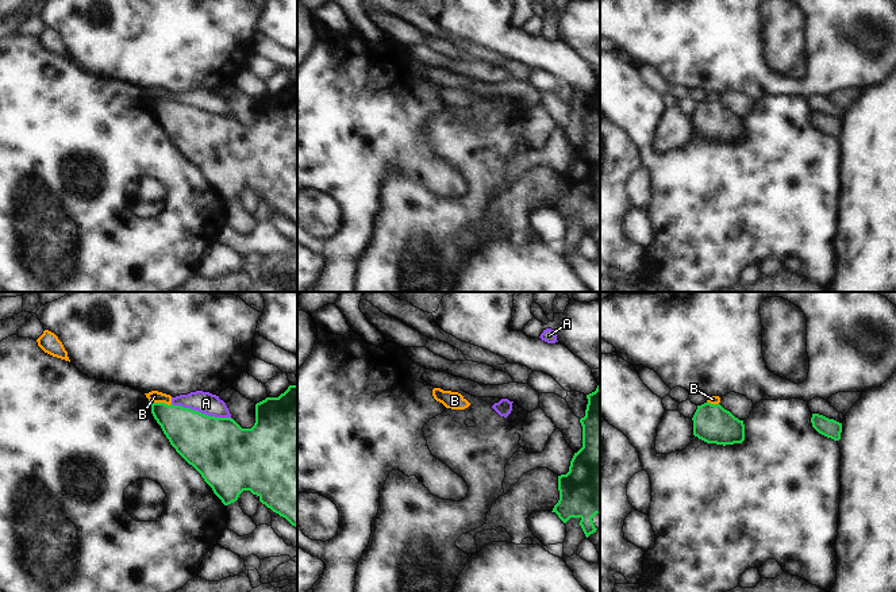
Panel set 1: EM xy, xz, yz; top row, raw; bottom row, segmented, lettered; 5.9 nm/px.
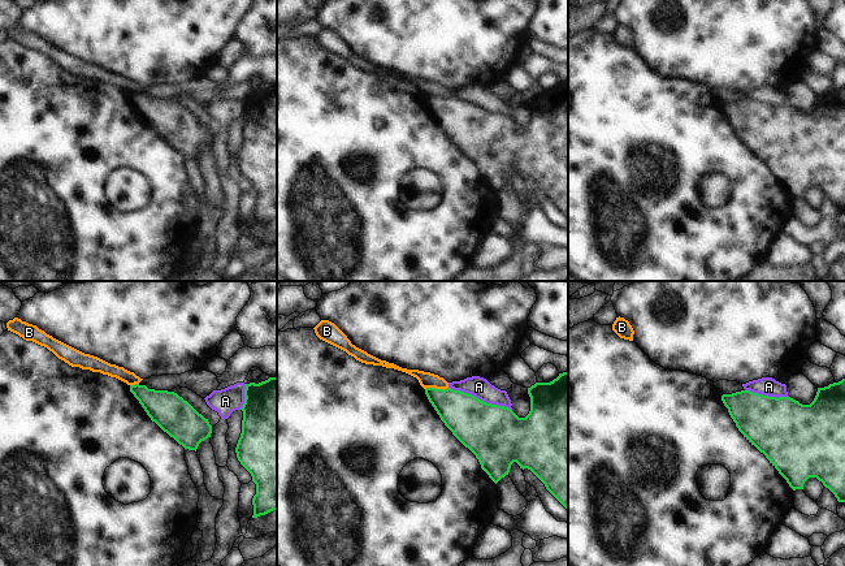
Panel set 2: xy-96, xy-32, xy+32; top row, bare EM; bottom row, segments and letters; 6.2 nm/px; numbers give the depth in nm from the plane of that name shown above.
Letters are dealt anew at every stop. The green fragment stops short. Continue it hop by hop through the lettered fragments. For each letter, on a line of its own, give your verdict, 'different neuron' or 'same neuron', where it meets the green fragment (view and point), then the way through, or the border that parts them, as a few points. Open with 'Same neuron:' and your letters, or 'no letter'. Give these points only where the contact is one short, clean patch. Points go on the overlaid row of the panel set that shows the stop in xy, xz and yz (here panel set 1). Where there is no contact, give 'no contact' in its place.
Same neuron: no letter
A: different neuron | xy (200, 412)
B: different neuron | xy (161, 403) | along xy (152, 402), (170, 404)

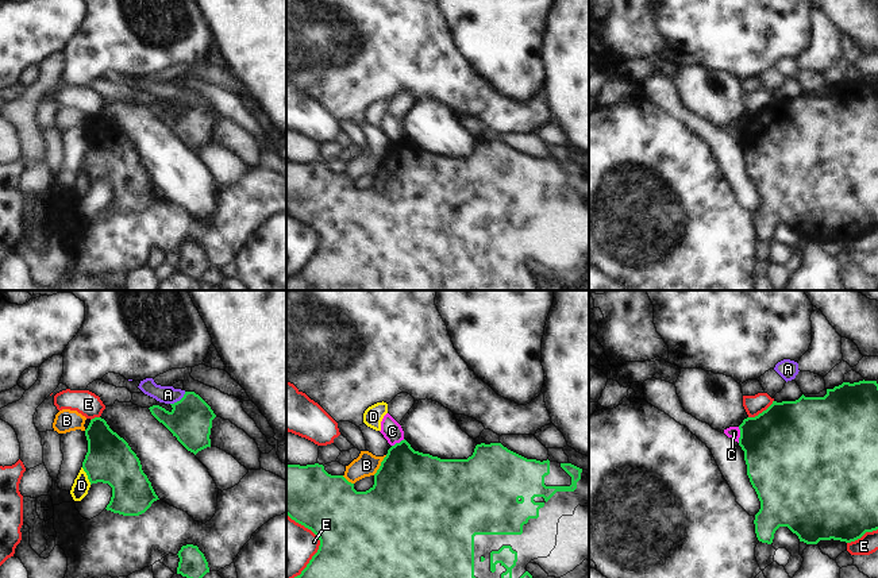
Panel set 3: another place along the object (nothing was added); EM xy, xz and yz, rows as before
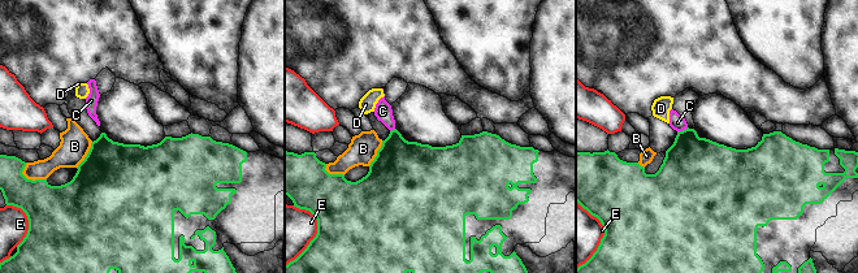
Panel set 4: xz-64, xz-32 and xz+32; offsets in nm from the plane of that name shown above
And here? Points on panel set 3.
Same neuron: no letter
A: different neuron | xy (180, 400) | along xy (185, 392), (170, 404)
B: different neuron | xz (381, 465)
C: different neuron | yz (740, 435) | along yz (738, 427), (739, 442)
D: different neuron | xy (87, 474) | along xy (81, 467), (91, 484)
E: different neuron | yz (862, 535)

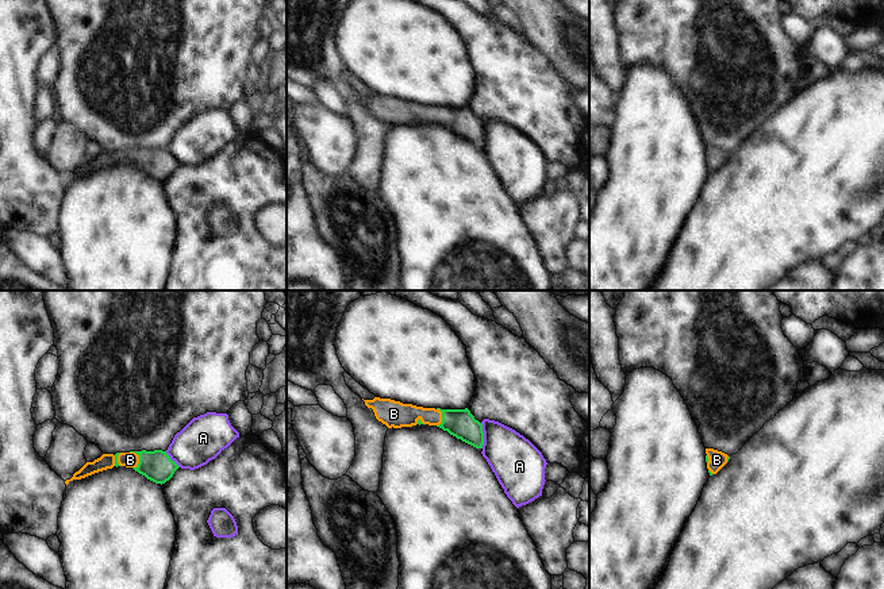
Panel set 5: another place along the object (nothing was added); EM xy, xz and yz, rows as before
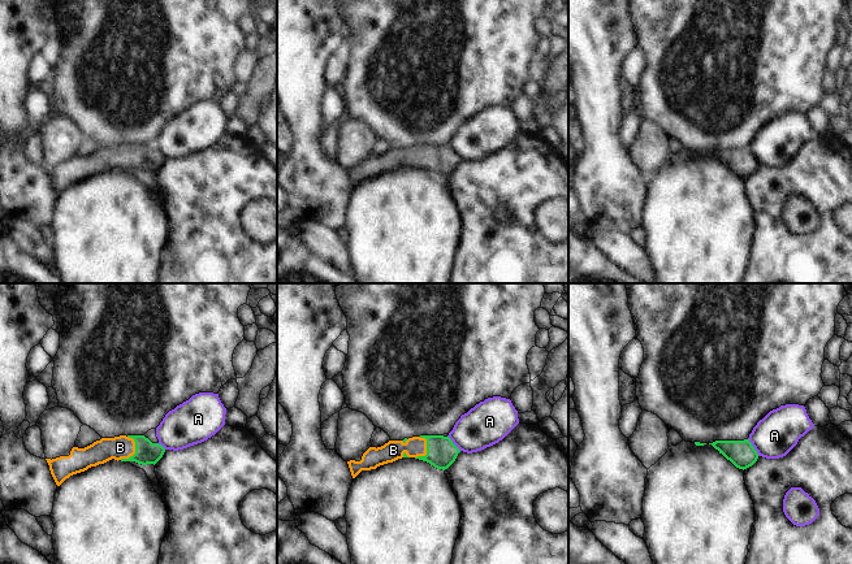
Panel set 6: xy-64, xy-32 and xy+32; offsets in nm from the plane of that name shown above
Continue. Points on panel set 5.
Same neuron: B
A: different neuron | xz (483, 435)
B: same neuron | xy (139, 458) | across xy (157, 466), (139, 458), (130, 459)

